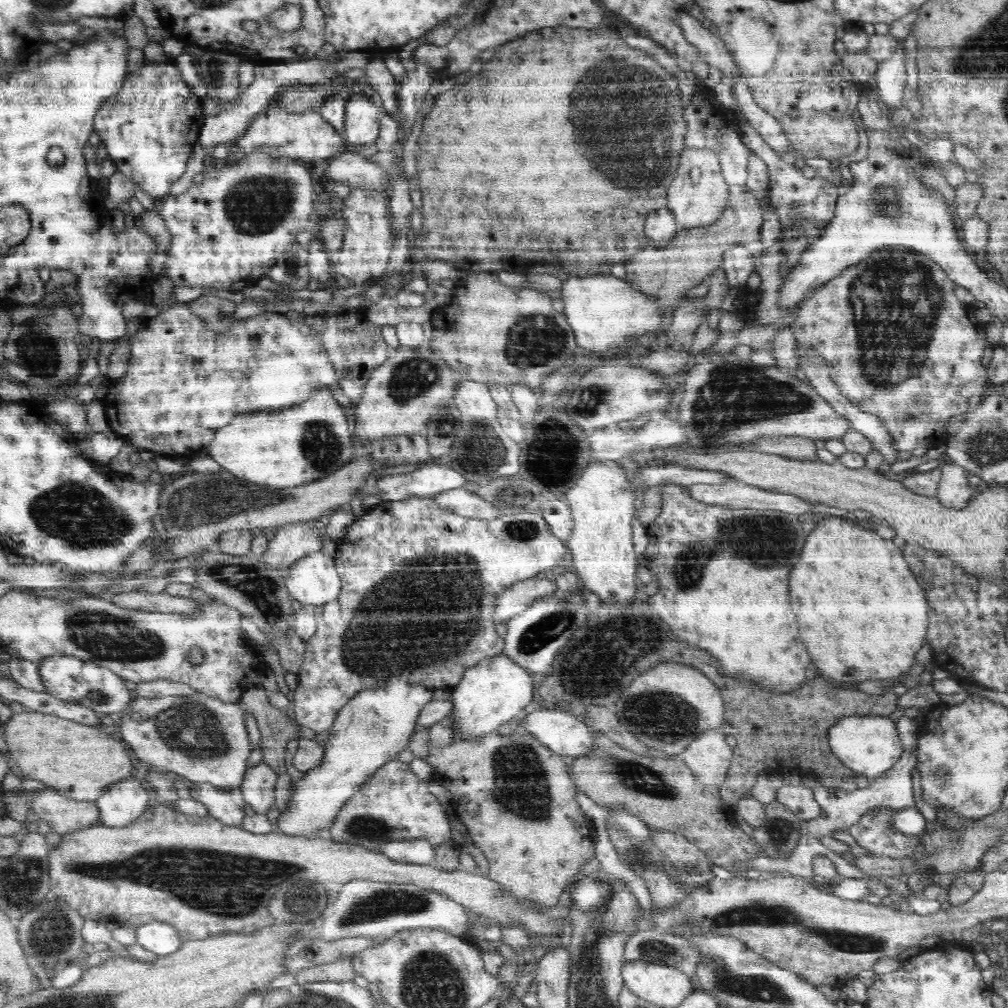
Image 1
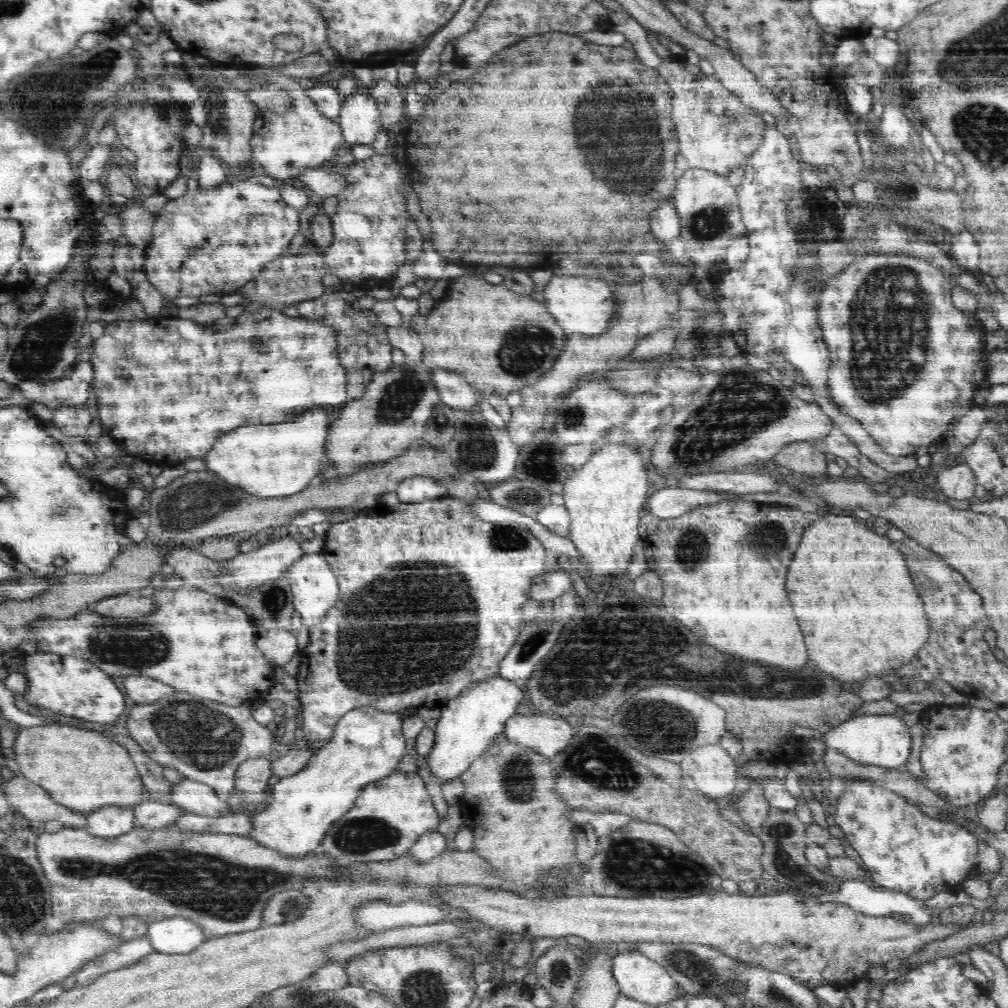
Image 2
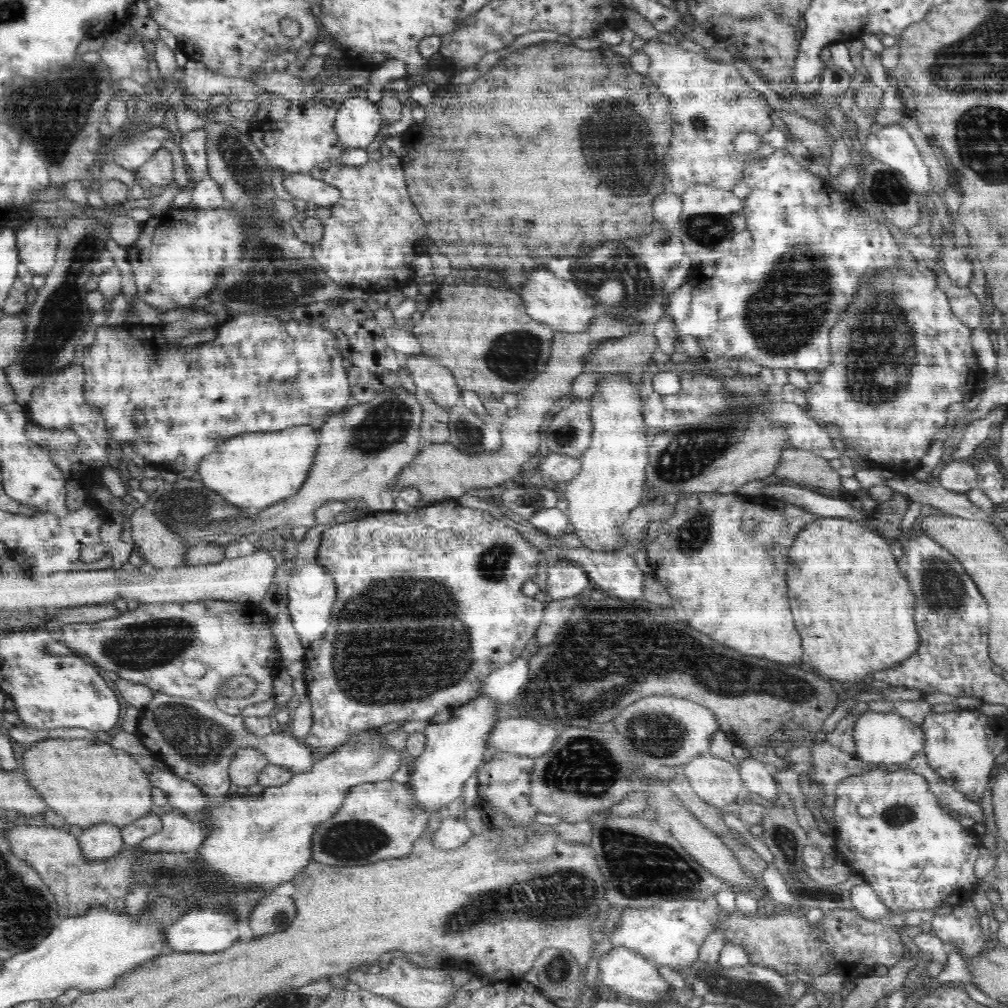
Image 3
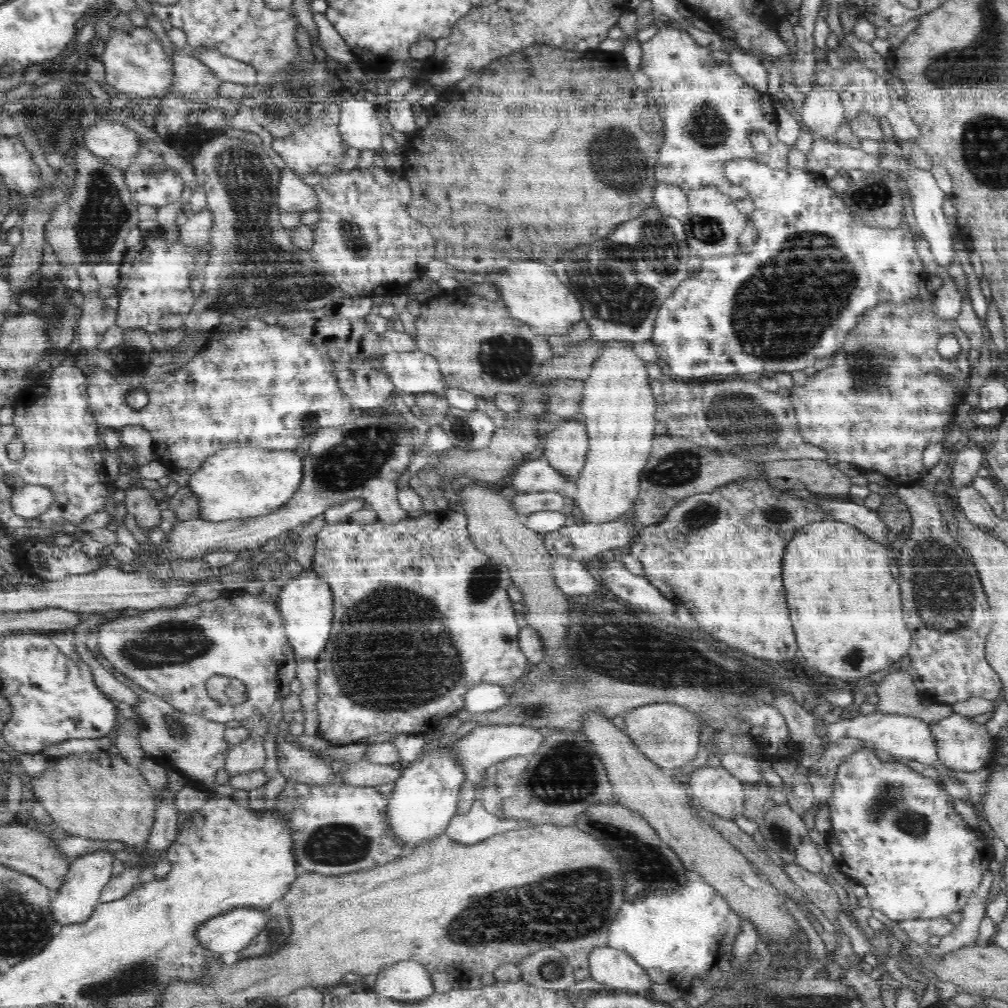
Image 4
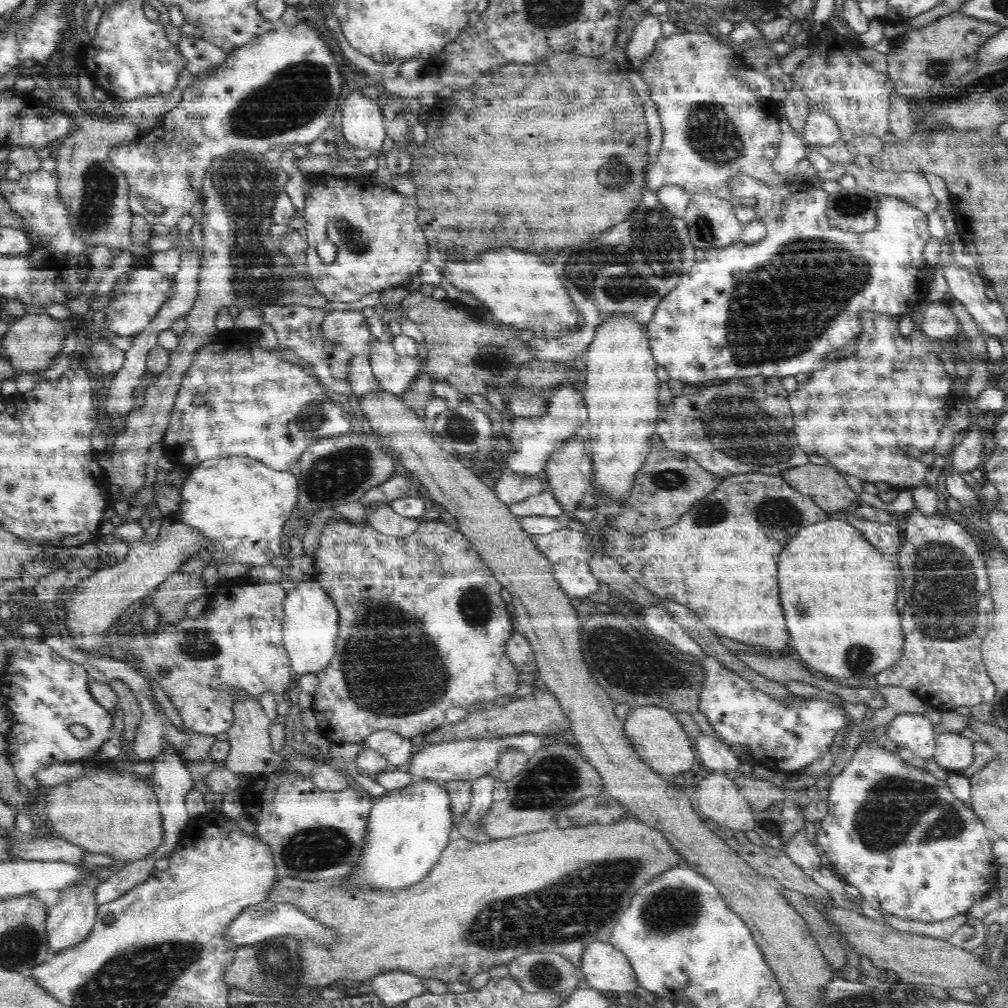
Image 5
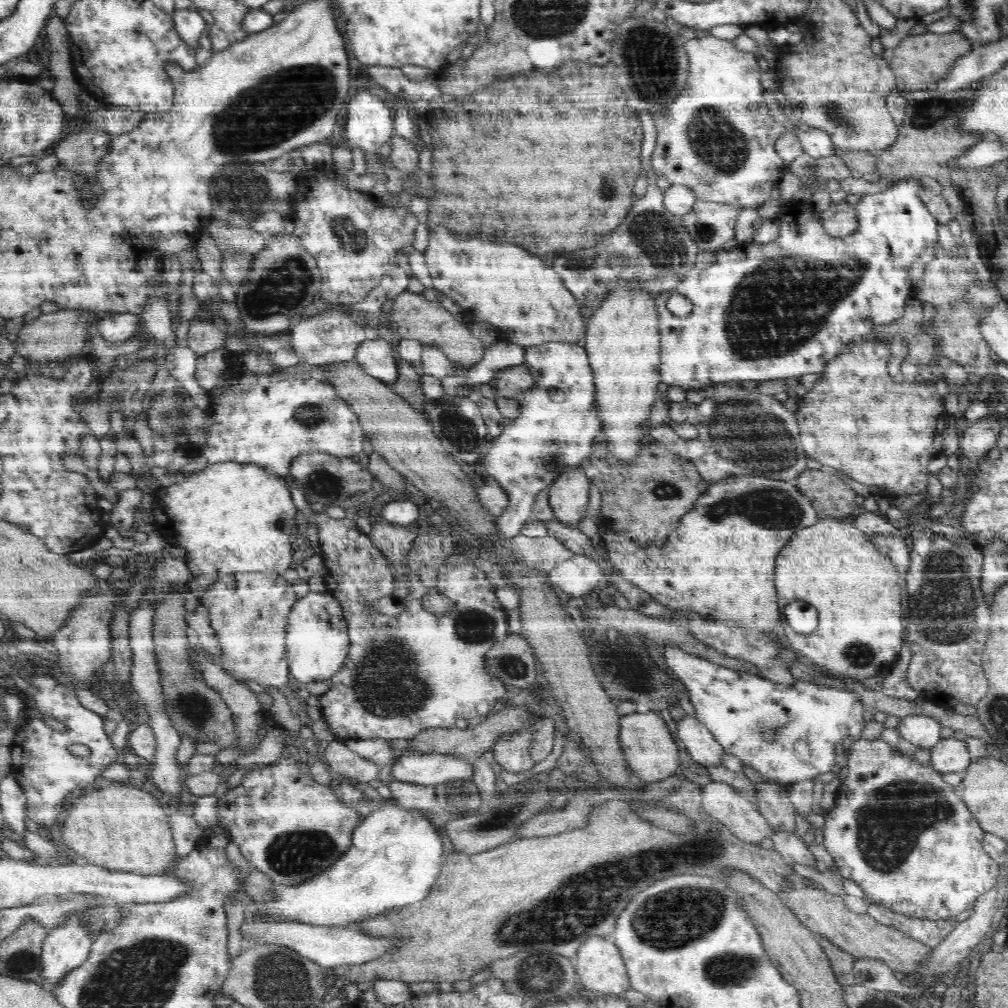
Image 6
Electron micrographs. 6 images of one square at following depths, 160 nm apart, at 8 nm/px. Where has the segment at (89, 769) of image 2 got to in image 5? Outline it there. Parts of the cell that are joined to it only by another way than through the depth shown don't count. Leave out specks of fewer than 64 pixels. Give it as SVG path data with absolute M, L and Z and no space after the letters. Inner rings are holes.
M99 758L90 760L90 764L99 764L100 768L91 770L84 776L75 779L70 784L60 784L50 789L45 796L45 811L52 822L52 831L88 853L108 855L123 864L132 860L142 860L158 851L164 841L162 816L159 800L149 782L138 780L130 769L118 771L113 765L105 764Z

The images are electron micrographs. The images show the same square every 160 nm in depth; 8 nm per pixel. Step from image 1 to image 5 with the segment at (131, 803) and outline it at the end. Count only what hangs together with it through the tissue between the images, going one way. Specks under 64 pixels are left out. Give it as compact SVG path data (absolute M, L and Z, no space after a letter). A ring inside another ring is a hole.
M90 871L94 878L84 878L78 886L70 886L70 888L64 888L60 890L59 899L55 905L48 908L47 919L46 919L46 936L49 949L52 954L60 954L72 946L78 946L80 942L84 942L97 919L97 908L99 904L95 901L95 890L96 887L102 882L100 875L95 871Z

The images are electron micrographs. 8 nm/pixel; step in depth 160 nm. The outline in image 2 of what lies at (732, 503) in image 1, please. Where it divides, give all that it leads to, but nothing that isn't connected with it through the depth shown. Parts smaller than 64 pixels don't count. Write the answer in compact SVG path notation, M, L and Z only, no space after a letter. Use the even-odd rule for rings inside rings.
M684 487L657 490L650 497L650 512L661 519L676 518L696 508L708 504L718 504L730 499L724 499L716 491L694 490Z

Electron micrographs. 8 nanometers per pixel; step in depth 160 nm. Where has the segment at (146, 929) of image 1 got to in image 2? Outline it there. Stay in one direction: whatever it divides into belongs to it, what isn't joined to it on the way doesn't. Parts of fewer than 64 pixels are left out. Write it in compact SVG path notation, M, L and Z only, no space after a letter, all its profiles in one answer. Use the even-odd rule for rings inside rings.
M181 916L148 923L146 935L156 952L175 955L188 954L208 939L198 923Z

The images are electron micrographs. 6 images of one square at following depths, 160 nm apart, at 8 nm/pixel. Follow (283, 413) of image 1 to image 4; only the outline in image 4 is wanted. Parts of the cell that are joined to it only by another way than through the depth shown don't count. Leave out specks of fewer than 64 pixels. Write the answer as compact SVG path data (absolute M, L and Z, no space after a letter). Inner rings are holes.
M228 443L204 460L202 466L191 474L188 487L200 503L200 519L210 522L258 518L278 511L295 495L303 479L303 460L296 453L268 452L264 448L248 448Z

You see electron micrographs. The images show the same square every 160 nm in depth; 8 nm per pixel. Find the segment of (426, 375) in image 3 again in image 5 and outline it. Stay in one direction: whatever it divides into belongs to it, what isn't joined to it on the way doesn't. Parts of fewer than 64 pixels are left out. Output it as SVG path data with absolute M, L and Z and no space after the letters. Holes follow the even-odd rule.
M377 338L367 351L379 387L395 395L406 392L415 376L422 368L426 368L425 358L399 356L392 343L381 342Z

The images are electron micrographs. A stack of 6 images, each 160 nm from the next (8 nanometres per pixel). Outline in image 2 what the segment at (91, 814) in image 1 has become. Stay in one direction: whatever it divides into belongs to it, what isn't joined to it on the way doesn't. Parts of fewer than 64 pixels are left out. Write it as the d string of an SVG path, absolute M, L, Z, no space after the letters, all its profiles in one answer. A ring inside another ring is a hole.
M23 776L2 782L2 792L11 809L20 812L29 821L60 821L64 827L80 828L87 824L86 814L74 812L58 804L42 787Z

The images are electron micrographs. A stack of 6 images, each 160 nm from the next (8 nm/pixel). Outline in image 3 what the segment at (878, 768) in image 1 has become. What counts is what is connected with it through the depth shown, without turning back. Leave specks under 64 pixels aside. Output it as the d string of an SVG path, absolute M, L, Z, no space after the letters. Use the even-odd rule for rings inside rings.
M868 712L860 715L853 727L853 740L855 741L854 756L860 761L874 764L879 767L895 768L912 760L918 752L925 751L926 736L921 726L897 713L881 714Z

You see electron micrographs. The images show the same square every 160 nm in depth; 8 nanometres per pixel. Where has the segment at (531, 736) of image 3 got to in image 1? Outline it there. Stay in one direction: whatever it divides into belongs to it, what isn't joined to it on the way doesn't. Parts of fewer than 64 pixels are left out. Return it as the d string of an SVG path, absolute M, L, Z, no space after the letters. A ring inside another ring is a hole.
M538 710L523 716L518 731L532 735L554 754L573 756L594 748L594 733L585 721L562 710Z

